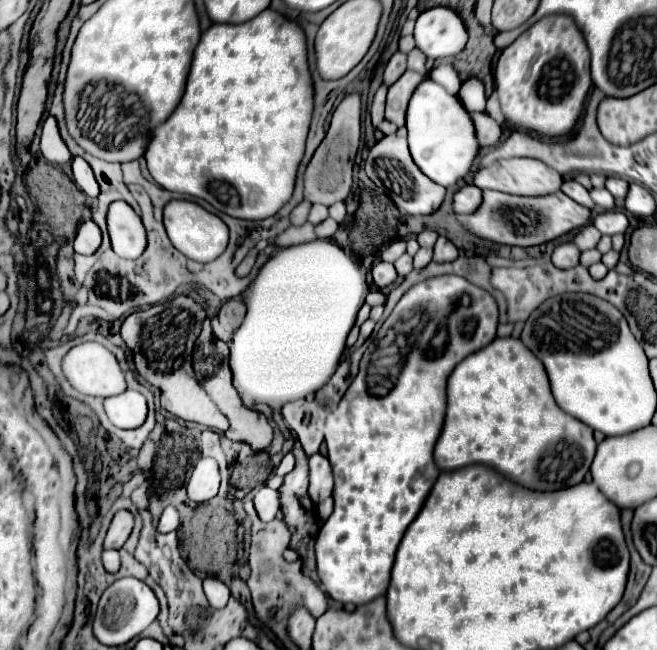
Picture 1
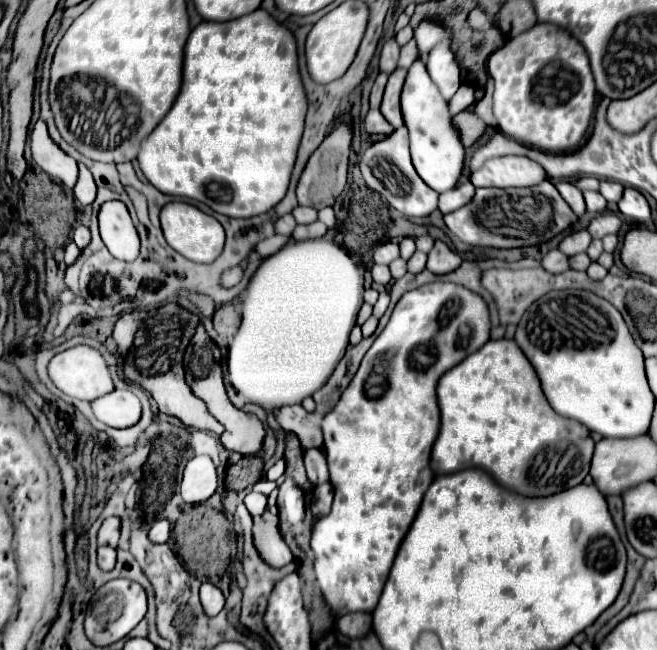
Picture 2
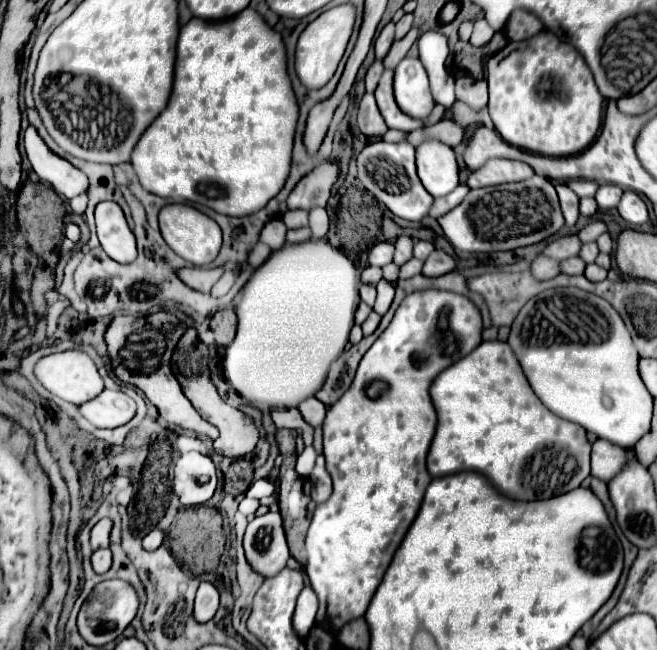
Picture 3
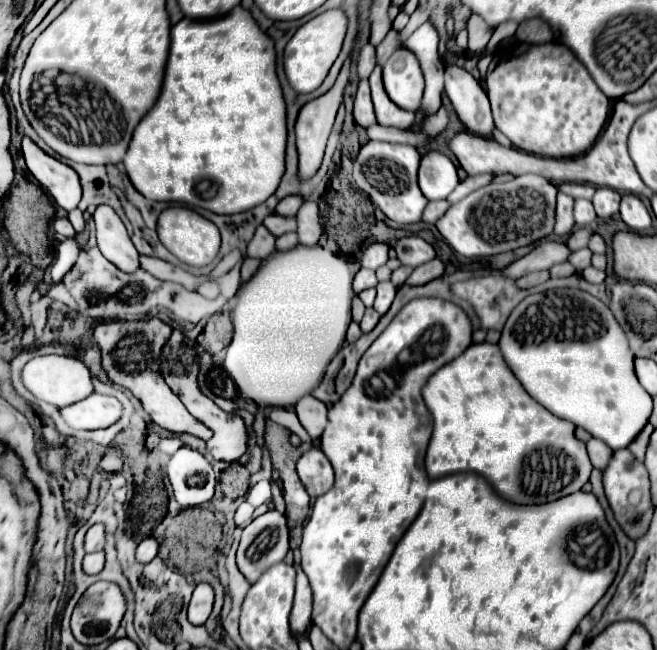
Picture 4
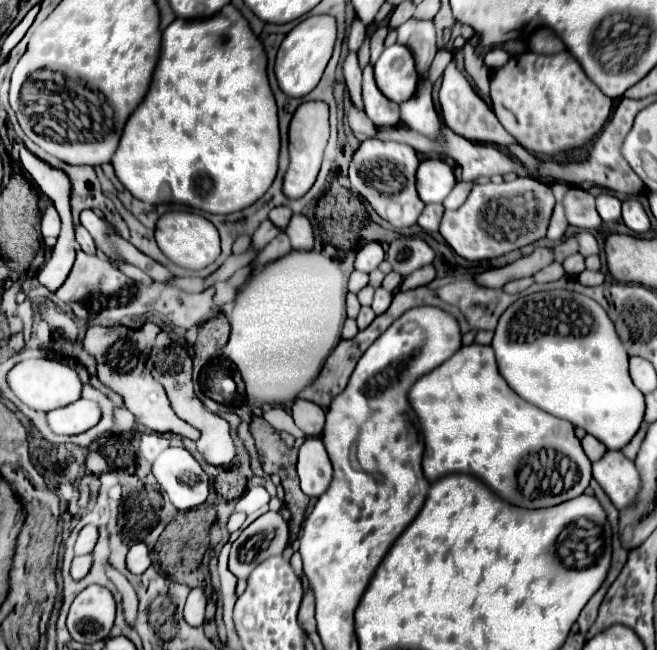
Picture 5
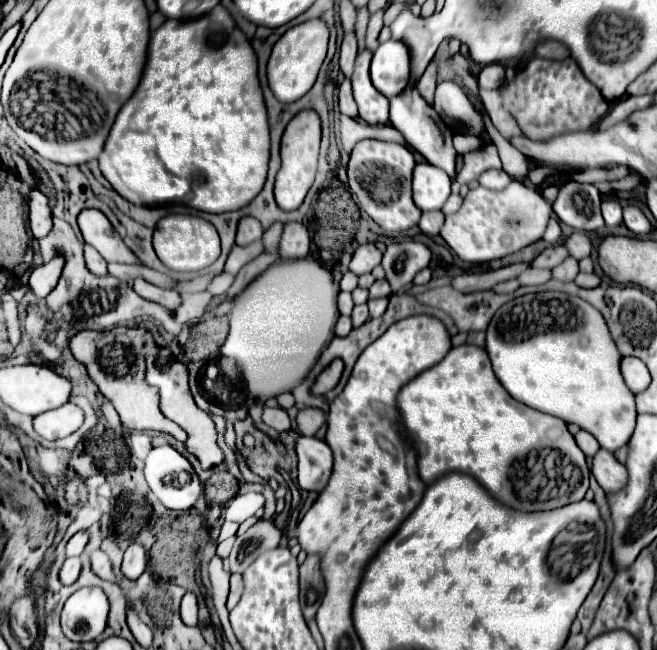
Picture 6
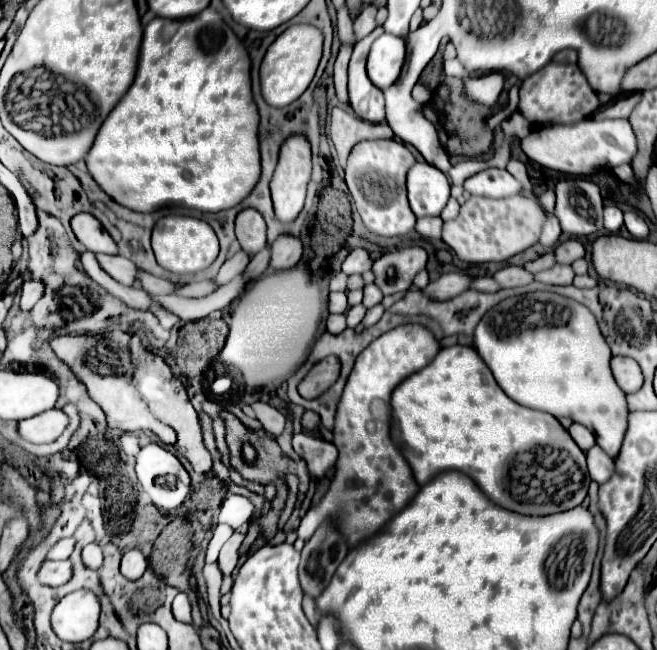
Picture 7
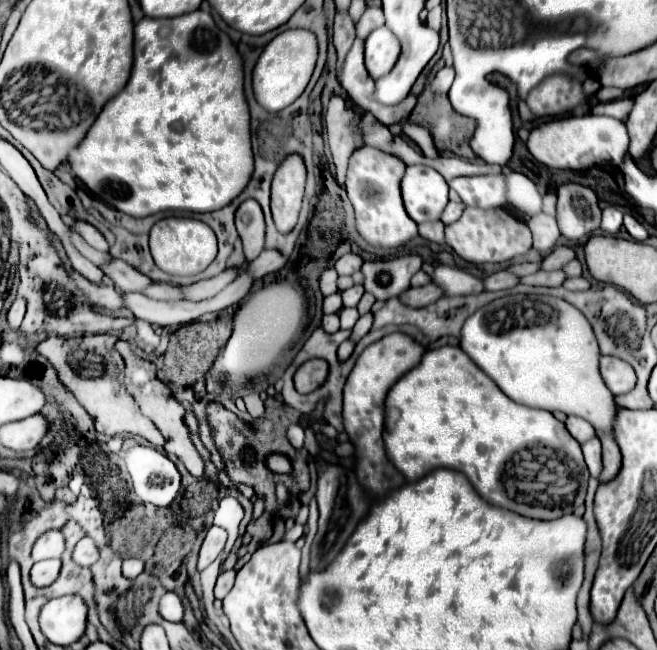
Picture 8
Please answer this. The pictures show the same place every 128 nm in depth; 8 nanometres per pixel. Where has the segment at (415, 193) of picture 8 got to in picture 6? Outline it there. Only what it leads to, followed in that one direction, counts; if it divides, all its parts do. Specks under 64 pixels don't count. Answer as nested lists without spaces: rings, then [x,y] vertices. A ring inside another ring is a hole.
[[[422,162],[414,168],[412,188],[414,202],[422,212],[440,210],[450,196],[450,176],[444,170]]]

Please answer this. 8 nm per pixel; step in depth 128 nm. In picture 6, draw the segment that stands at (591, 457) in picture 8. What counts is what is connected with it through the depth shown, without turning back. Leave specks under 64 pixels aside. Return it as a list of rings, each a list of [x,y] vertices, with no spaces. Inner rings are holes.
[[[600,450],[592,458],[592,474],[596,482],[602,486],[606,494],[620,492],[628,484],[628,470],[624,464],[620,464],[612,452]]]

